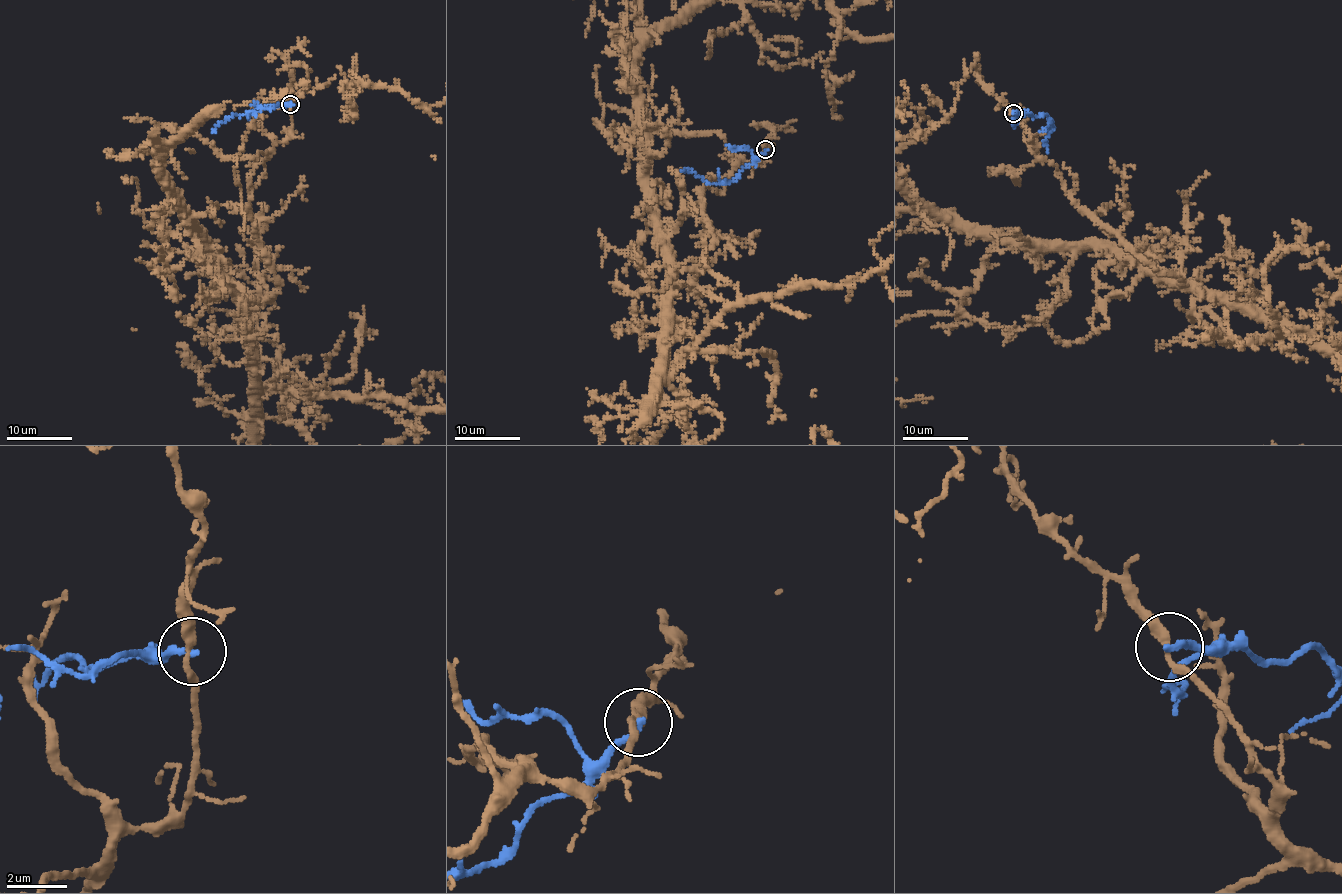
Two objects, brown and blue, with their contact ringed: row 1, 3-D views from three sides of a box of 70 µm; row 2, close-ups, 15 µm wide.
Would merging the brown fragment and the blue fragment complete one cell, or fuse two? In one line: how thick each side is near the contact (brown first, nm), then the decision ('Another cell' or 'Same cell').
Thickness 280 nm (brown) against 240 nm. Another cell

